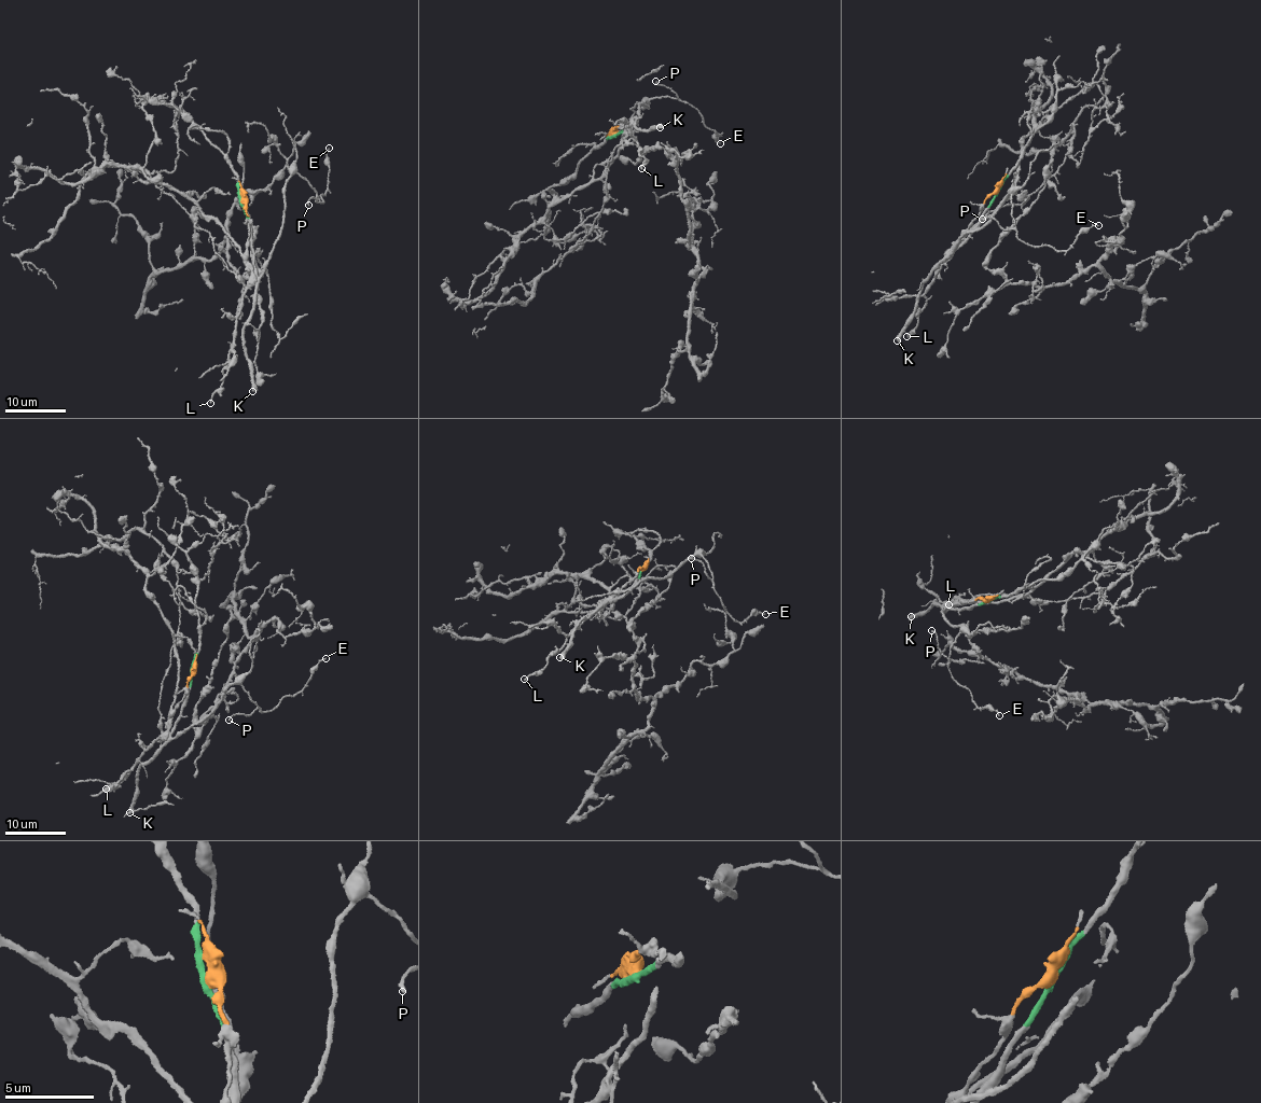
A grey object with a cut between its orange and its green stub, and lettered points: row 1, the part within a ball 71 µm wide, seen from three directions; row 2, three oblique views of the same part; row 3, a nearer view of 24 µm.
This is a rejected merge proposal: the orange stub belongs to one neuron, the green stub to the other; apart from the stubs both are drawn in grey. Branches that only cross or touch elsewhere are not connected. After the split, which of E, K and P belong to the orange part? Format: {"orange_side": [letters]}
{"orange_side": []}

